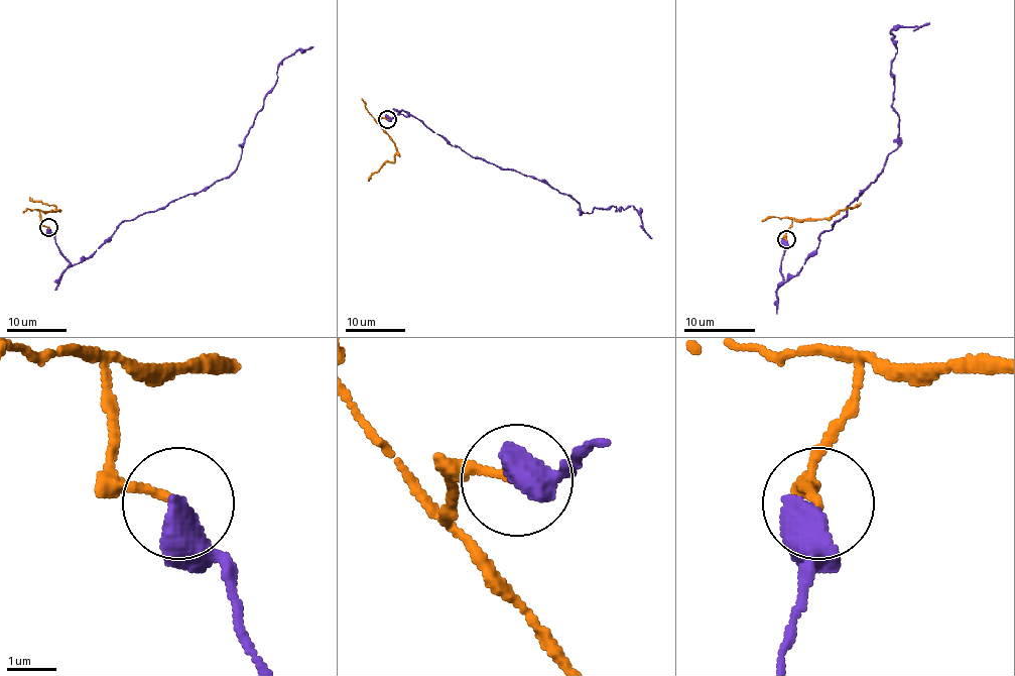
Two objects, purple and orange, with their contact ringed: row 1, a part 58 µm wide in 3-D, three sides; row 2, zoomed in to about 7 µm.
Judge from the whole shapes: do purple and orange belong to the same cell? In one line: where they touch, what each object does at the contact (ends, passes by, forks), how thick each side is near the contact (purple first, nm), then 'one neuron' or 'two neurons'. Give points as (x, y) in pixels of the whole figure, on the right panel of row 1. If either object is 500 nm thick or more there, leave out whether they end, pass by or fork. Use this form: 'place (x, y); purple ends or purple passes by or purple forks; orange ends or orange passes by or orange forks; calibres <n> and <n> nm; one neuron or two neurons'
place (786, 239); calibres 650 and 170 nm; two neurons

